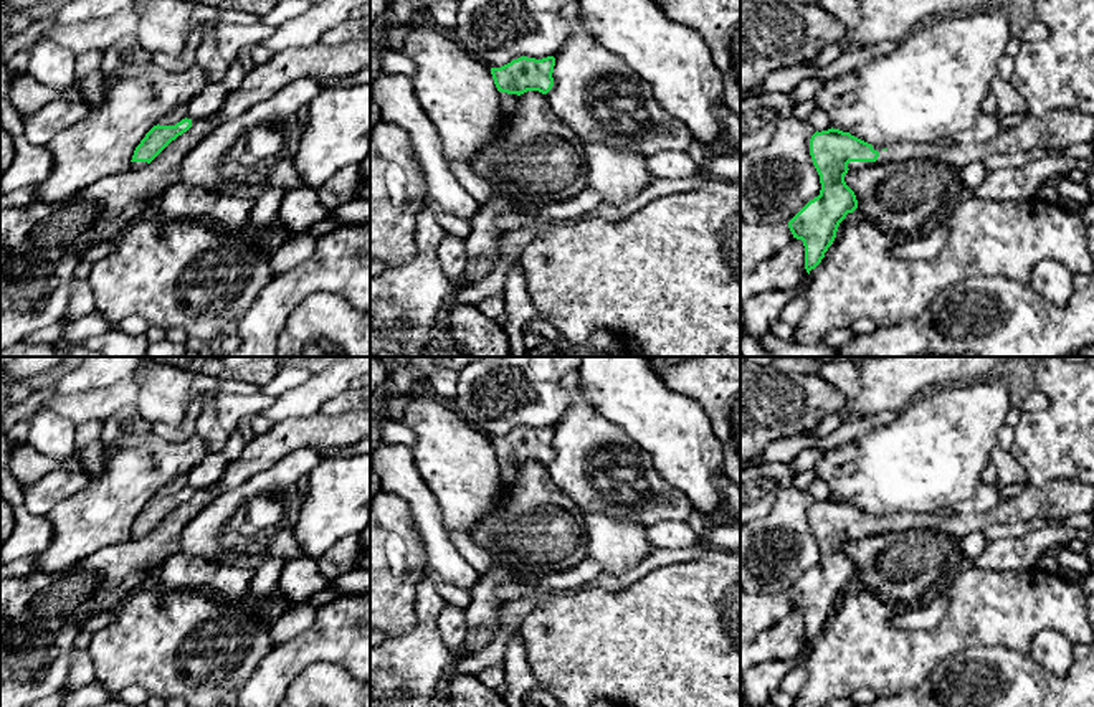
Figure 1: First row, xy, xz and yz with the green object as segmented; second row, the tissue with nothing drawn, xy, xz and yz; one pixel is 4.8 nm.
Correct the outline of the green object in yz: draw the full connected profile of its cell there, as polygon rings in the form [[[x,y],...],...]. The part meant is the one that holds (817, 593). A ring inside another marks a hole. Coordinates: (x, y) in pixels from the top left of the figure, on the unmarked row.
[[[1054,479],[1044,486],[1028,484],[1013,499],[1001,502],[985,514],[939,514],[897,512],[884,517],[871,515],[849,502],[828,499],[810,509],[810,525],[820,545],[820,565],[810,570],[790,591],[793,608],[805,616],[805,639],[810,644],[836,608],[840,593],[858,578],[854,562],[844,545],[868,535],[937,530],[955,540],[972,532],[985,532],[992,525],[1046,519],[1059,524],[1069,515],[1094,510],[1094,486],[1069,479]]]

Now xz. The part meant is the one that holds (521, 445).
[[[521,426],[501,438],[491,438],[501,467],[501,486],[509,489],[517,477],[519,466],[527,461],[547,464],[554,456],[555,428],[542,429]]]

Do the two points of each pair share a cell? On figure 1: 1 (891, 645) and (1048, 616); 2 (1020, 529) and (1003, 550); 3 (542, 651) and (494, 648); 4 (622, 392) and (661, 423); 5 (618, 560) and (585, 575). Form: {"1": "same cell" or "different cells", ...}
{"1": "same cell", "2": "different cells", "3": "different cells", "4": "same cell", "5": "different cells"}

